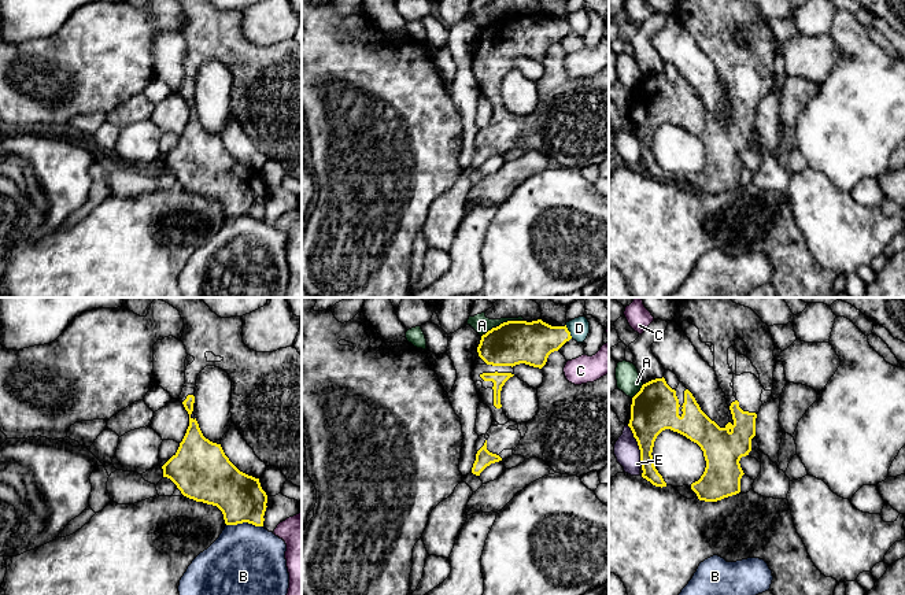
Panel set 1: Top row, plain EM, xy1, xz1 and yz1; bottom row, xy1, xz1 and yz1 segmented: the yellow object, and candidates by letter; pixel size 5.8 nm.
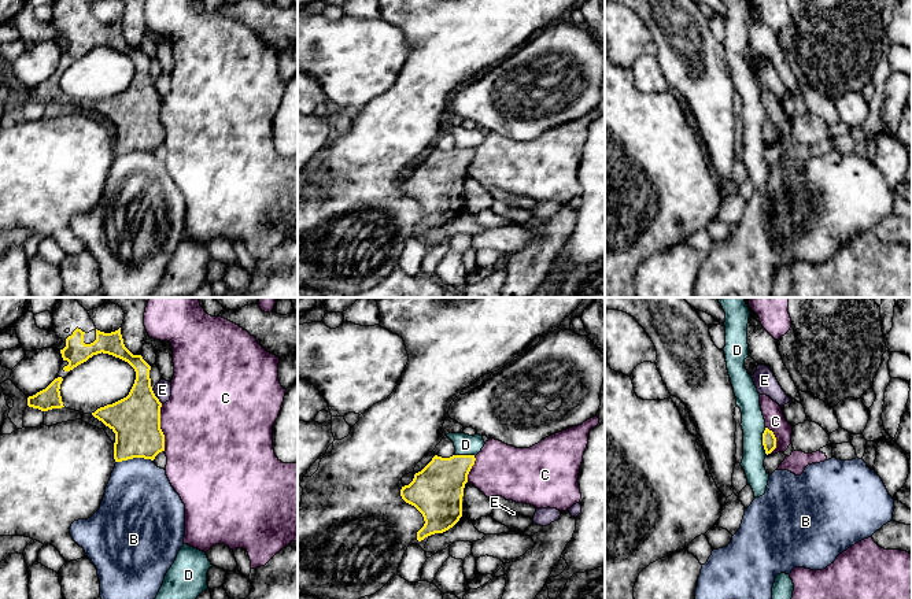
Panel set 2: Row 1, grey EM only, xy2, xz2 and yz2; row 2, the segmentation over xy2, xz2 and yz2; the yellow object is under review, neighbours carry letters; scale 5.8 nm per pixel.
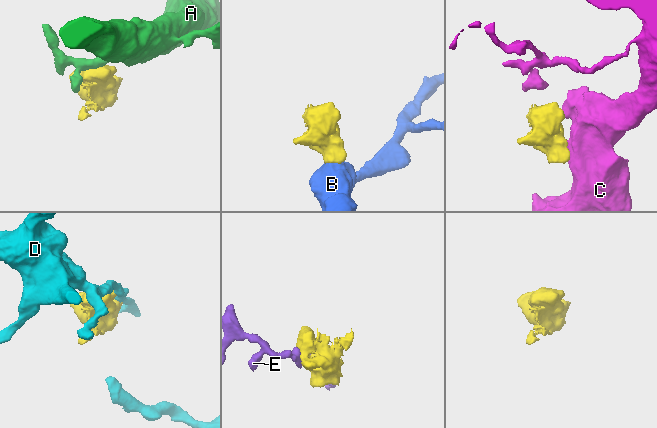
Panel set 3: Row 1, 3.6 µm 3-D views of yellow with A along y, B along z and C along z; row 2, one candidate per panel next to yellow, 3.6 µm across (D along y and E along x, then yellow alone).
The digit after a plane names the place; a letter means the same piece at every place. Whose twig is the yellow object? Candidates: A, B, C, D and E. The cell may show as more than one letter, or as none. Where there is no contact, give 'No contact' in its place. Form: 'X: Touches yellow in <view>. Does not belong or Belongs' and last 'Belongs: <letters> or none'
A: Touches yellow in xz1. Does not belong
B: Touches yellow in xy1. Does not belong
C: Touches yellow in xy2. Does not belong
D: Touches yellow in yz2. Does not belong
E: Touches yellow in yz1. Does not belong
Belongs: none

